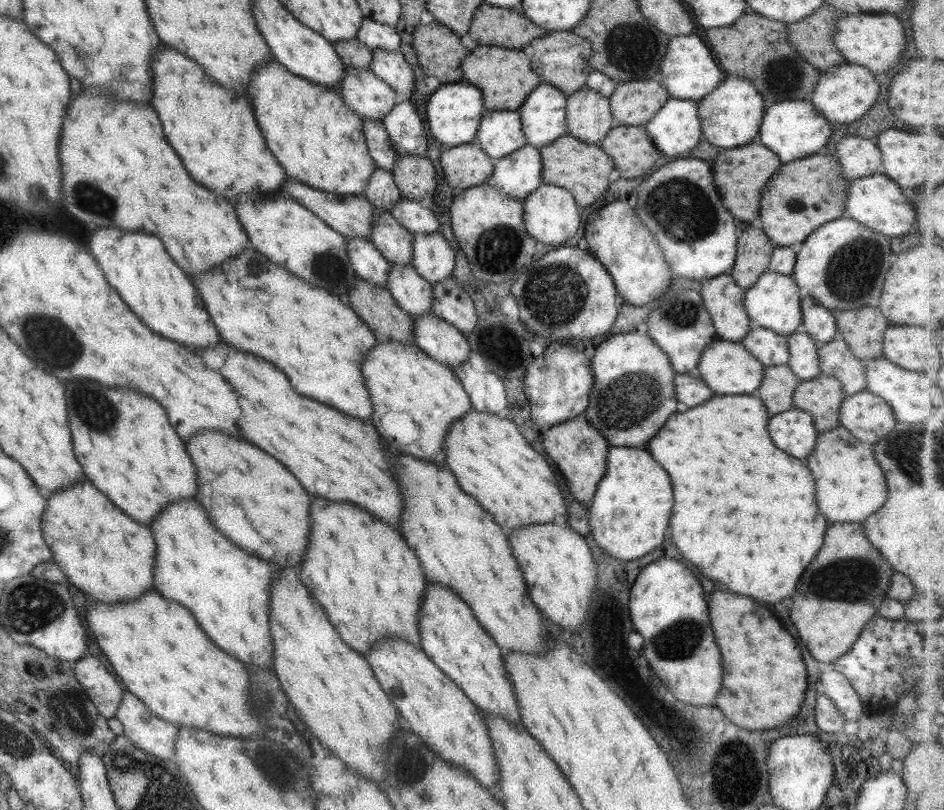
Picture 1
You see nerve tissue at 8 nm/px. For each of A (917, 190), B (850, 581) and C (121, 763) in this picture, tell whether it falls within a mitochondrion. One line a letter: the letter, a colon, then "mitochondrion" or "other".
A: other
B: mitochondrion
C: mitochondrion

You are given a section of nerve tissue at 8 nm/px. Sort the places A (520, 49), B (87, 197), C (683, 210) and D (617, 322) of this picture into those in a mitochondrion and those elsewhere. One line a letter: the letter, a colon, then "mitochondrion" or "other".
A: other
B: mitochondrion
C: mitochondrion
D: other

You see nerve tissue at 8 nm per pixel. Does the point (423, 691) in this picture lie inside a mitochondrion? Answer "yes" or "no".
no

